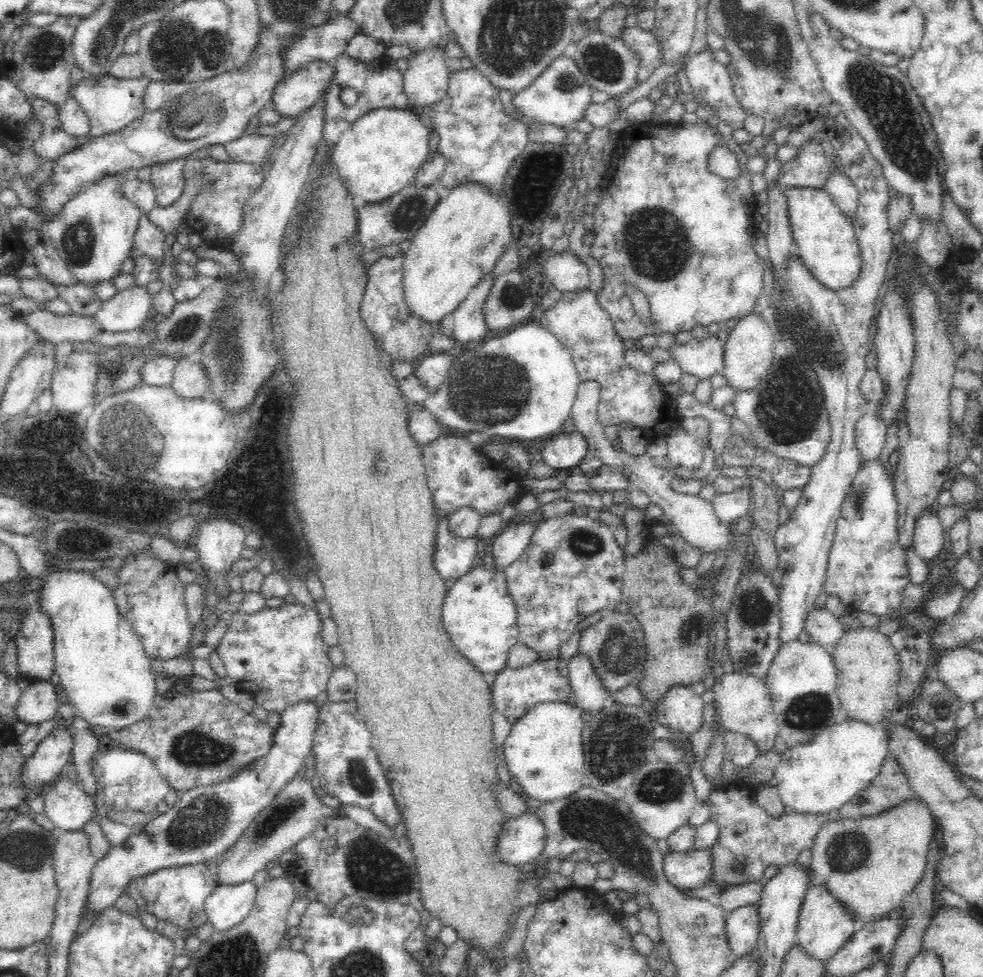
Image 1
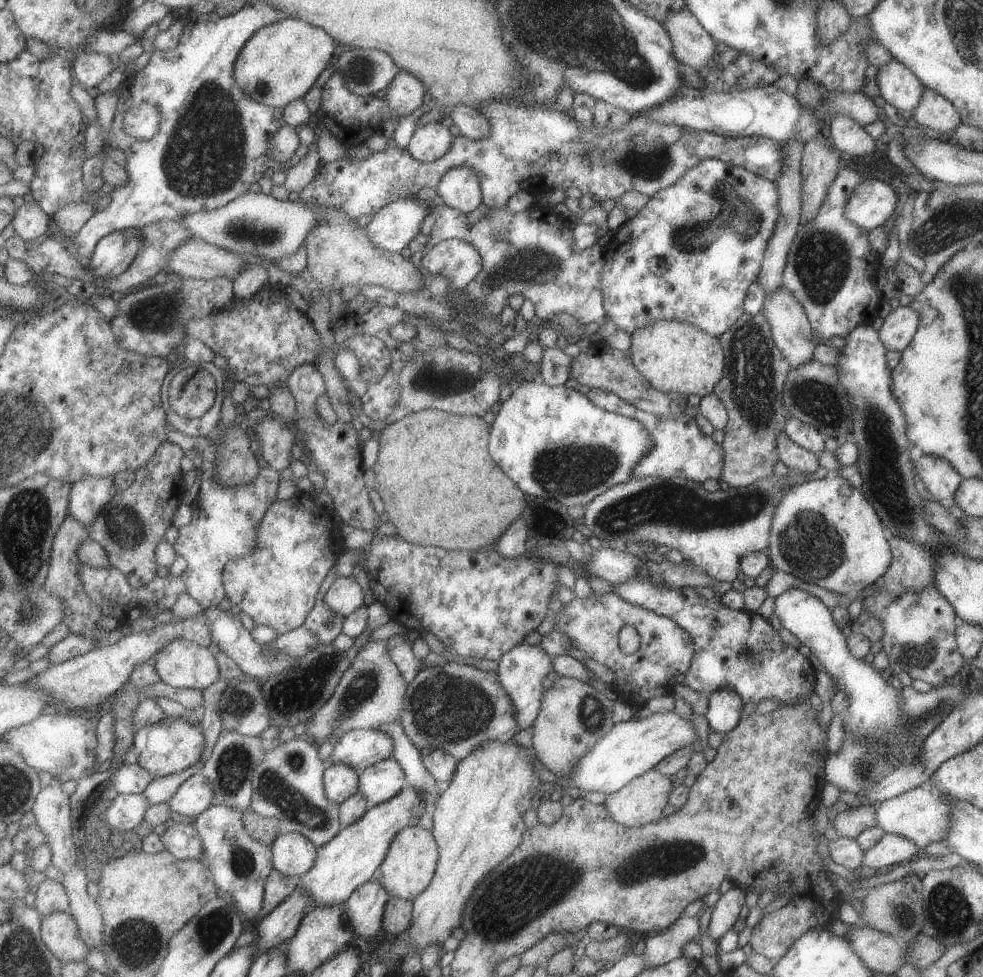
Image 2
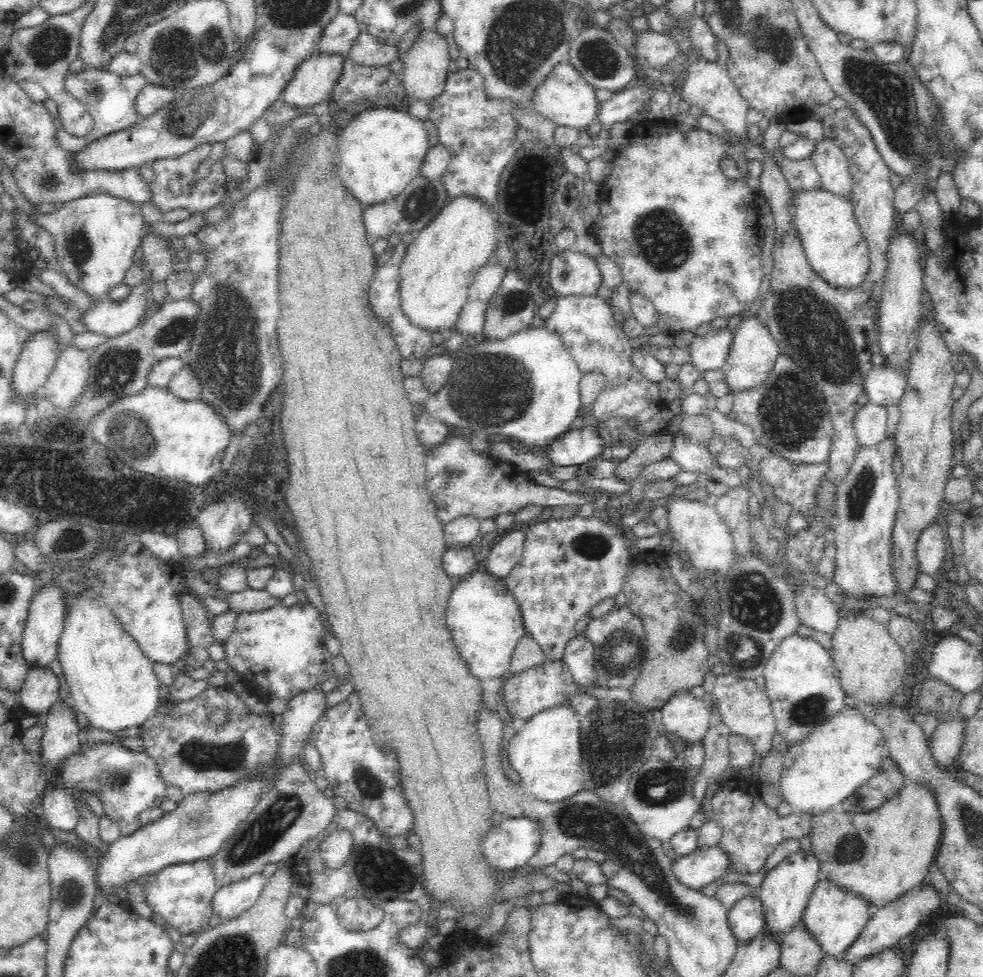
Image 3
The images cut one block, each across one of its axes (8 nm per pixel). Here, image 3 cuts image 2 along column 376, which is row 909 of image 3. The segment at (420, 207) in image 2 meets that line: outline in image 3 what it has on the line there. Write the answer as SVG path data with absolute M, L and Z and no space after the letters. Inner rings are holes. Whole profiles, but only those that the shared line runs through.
M255 872L246 878L222 886L215 894L212 909L221 919L238 916L240 912L250 908L258 900L268 879L261 872Z

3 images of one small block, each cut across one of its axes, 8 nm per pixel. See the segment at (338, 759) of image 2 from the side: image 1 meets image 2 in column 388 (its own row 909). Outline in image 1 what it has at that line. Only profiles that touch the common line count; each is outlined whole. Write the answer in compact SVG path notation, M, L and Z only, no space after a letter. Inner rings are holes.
M747 904L726 913L726 934L734 958L754 951L760 936L758 904Z

